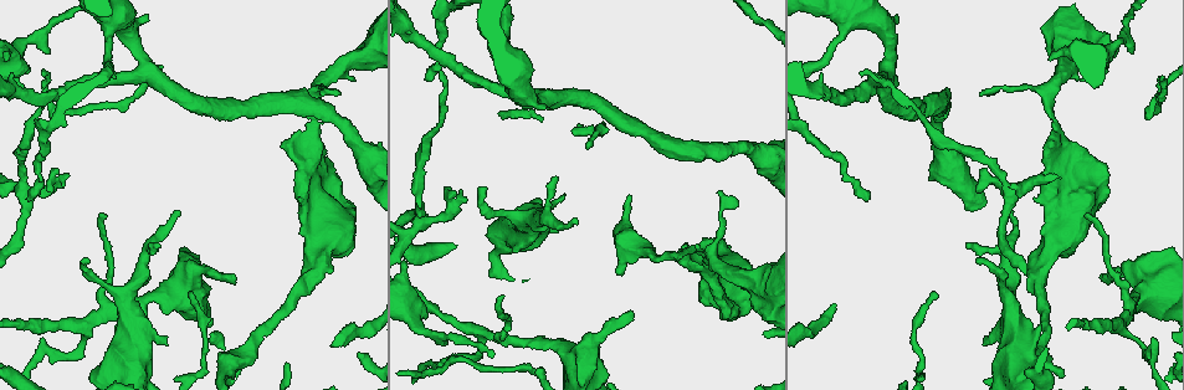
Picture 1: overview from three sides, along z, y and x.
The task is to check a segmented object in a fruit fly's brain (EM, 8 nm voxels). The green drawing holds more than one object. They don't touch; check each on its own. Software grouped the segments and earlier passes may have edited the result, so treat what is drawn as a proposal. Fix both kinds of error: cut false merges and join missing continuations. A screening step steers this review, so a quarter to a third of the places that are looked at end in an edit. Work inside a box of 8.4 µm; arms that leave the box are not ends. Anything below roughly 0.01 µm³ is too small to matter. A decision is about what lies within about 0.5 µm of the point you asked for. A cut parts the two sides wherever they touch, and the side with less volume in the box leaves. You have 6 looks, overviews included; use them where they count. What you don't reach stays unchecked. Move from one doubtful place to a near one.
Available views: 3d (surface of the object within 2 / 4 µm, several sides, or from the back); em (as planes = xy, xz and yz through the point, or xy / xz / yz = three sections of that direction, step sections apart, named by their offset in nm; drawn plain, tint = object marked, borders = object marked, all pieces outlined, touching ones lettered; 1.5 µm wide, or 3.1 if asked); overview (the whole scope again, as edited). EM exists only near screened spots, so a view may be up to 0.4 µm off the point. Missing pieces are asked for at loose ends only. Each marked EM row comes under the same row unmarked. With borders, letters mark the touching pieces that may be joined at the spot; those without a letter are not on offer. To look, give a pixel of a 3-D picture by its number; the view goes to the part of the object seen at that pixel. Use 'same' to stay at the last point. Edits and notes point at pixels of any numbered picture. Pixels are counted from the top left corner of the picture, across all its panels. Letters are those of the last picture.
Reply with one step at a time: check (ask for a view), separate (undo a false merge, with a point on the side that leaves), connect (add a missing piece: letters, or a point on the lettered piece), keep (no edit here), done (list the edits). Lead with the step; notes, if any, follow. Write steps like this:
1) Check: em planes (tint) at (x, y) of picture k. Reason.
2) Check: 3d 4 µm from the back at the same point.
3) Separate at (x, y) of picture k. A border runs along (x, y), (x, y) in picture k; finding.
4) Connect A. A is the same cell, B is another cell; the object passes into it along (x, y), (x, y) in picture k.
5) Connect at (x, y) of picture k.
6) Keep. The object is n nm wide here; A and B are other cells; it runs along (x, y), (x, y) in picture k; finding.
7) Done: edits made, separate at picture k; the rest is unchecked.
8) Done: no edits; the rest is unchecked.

Check: em planes (borders) at (27, 199) of picture 1. End of a long branch.

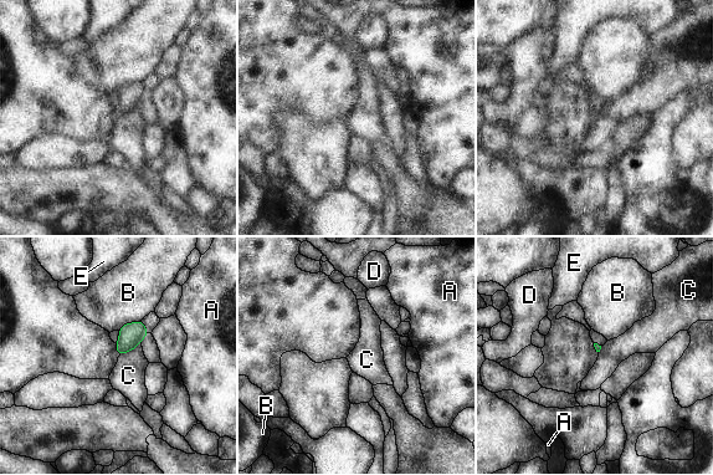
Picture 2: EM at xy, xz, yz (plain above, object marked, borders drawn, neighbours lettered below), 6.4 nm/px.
Keep. The longest contact is with C, 170 nm; A, B, C, D and E are other cells; no lettered piece goes on from it.

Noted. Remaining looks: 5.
Check: em planes (borders) at (442, 121) of picture 1. Narrows sharply.

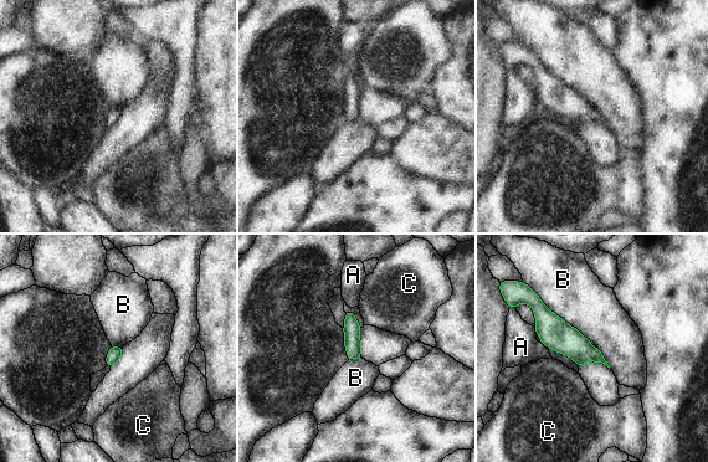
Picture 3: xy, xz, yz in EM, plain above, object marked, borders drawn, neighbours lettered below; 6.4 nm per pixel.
Keep. A, B and C are other cells; it runs along (538, 306), (571, 343), (600, 359) in picture 3; one neuron here.

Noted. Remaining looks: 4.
Check: em xz step 8 (borders) at (722, 193) of picture 1. Thin end.

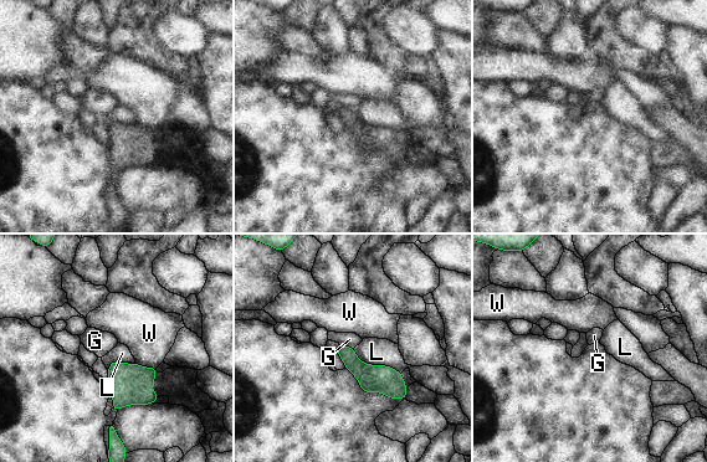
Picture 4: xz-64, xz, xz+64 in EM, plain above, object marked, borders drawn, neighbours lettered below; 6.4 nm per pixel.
Check: em yz step 8 (borders) at the same point. Another direction.

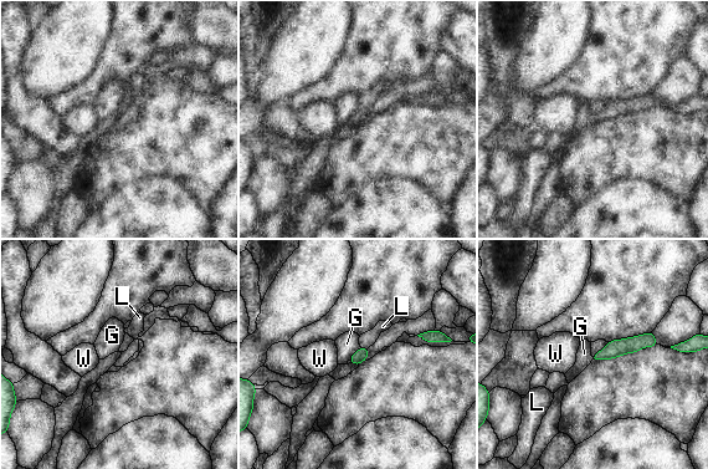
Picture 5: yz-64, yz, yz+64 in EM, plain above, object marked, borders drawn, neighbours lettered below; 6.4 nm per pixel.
Keep. The longest contact is with L, 140 nm; G, L and W are other cells; none of them fits.

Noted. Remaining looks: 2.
Done: no edits; the rest is unchecked.

